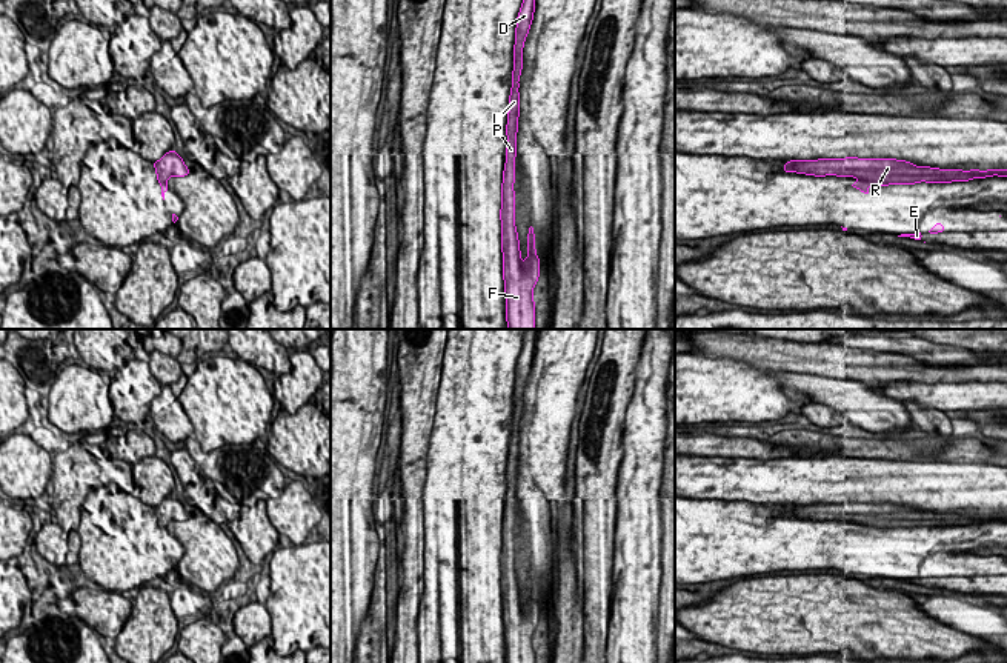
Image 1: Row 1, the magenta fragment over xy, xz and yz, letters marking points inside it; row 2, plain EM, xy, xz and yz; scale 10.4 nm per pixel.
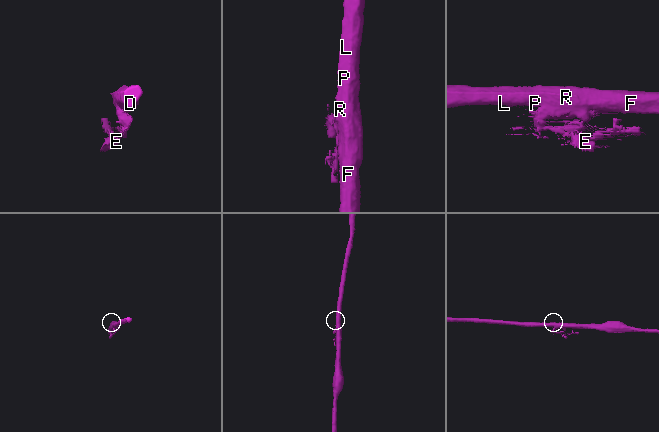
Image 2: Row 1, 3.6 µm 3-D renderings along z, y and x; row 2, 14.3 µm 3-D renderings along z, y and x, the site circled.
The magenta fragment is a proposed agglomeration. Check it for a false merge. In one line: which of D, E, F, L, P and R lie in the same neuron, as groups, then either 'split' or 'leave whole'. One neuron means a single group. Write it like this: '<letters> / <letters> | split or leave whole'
D E F L P R | leave whole

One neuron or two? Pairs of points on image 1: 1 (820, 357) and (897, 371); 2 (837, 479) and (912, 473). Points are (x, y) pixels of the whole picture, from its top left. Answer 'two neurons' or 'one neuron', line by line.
1: one neuron
2: one neuron

